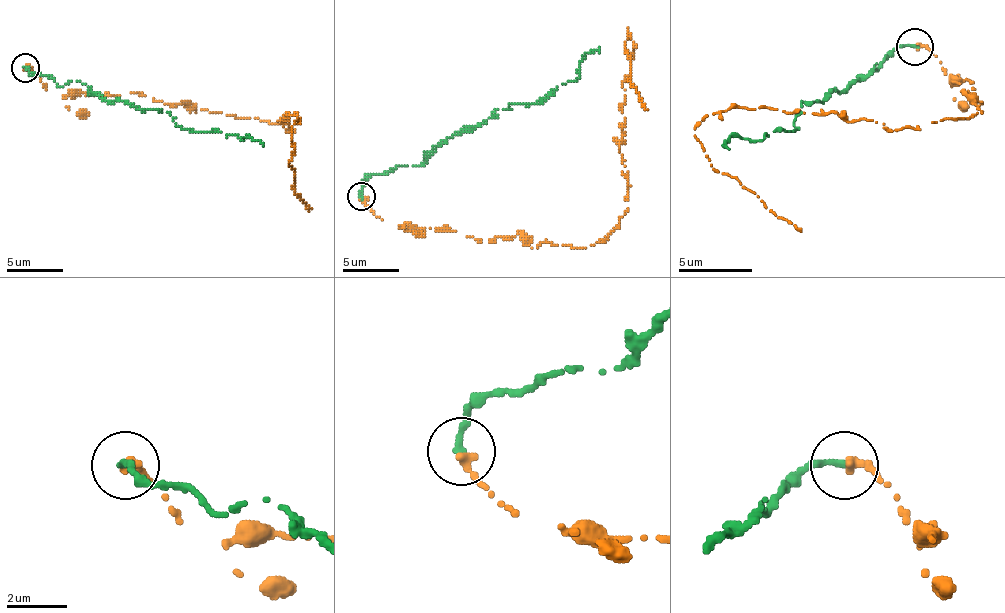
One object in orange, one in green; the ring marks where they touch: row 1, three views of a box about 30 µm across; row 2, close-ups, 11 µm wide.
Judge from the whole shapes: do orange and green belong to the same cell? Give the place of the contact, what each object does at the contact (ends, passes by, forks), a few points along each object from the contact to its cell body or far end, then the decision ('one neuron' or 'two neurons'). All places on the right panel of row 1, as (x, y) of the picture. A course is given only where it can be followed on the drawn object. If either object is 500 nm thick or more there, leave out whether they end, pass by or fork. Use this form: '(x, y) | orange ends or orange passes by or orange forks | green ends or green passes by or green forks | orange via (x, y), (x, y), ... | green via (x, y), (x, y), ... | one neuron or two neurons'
(915, 47) | orange ends | green ends | orange via (916, 46), (952, 82), (967, 79), (978, 112), (890, 130), (772, 108), (699, 123), (721, 174), (802, 229) | green via (916, 46), (901, 46), (824, 101), (802, 101), (794, 130), (728, 138), (728, 149) | two neurons

